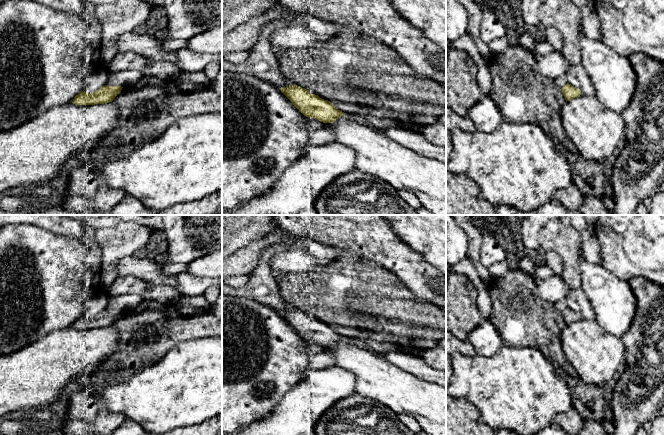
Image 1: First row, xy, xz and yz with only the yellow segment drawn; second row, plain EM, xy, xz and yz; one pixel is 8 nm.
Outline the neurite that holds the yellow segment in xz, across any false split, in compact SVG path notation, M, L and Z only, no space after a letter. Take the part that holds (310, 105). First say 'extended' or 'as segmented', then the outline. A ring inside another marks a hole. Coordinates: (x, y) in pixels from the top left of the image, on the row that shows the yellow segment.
as segmented; M295 84L279 88L293 105L306 117L316 118L323 123L334 123L343 116L333 103L312 94L309 90Z

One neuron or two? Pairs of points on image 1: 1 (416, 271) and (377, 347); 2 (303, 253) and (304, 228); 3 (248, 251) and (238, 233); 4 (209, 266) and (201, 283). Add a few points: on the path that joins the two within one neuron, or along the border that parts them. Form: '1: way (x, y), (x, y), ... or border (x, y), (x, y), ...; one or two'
1: border (396, 276), (414, 294), (428, 299); two
2: border (296, 237), (311, 236), (326, 244); two
3: border (266, 234), (251, 240), (232, 253); two
4: border (186, 270), (197, 276), (211, 278); two

